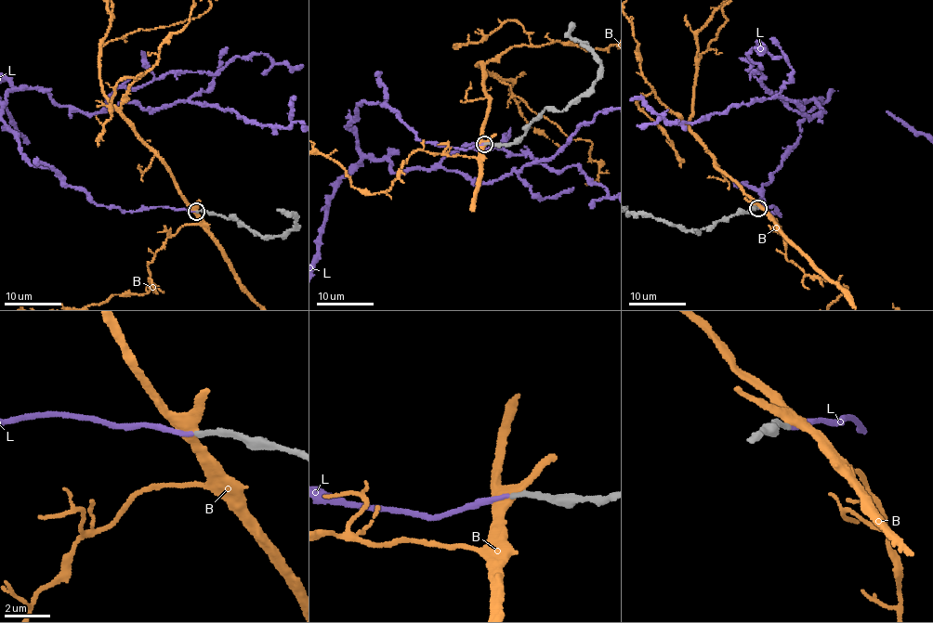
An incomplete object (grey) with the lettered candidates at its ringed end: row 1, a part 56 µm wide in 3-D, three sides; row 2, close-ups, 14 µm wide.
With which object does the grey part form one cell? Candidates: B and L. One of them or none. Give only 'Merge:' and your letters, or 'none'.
Merge: L

